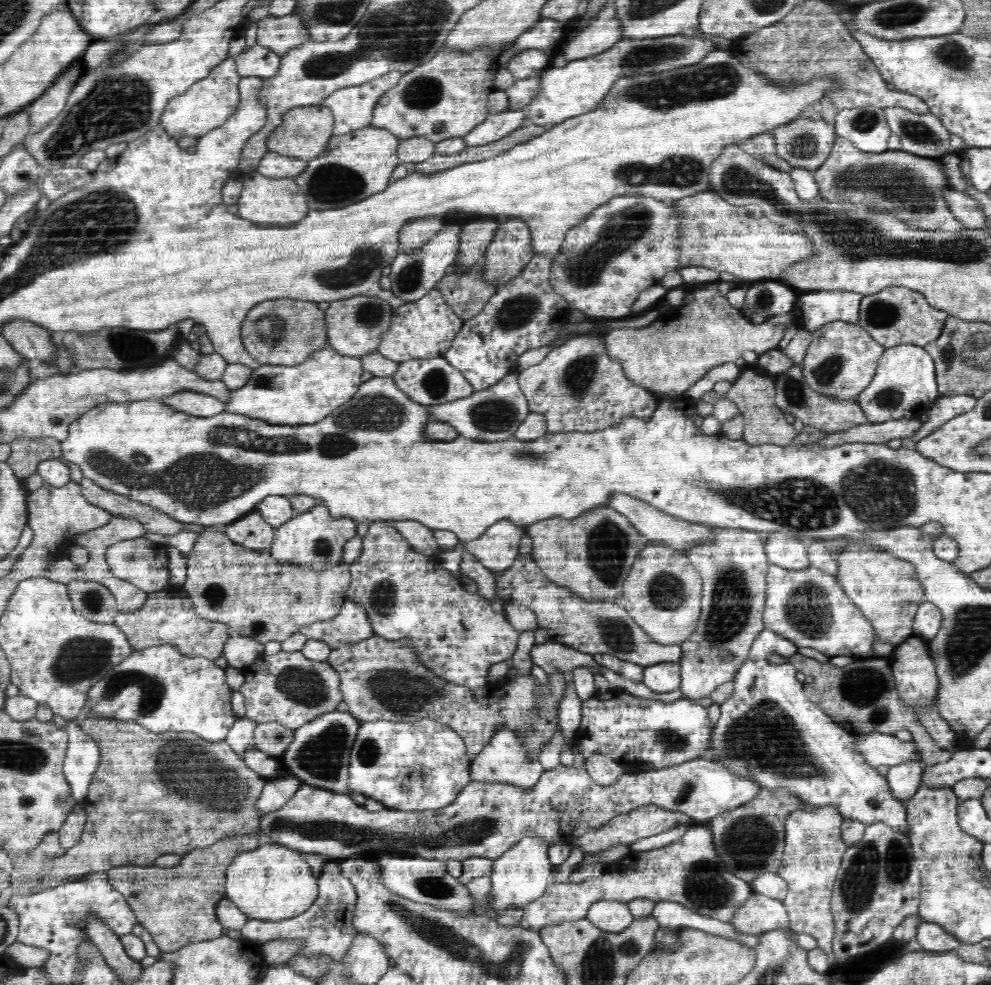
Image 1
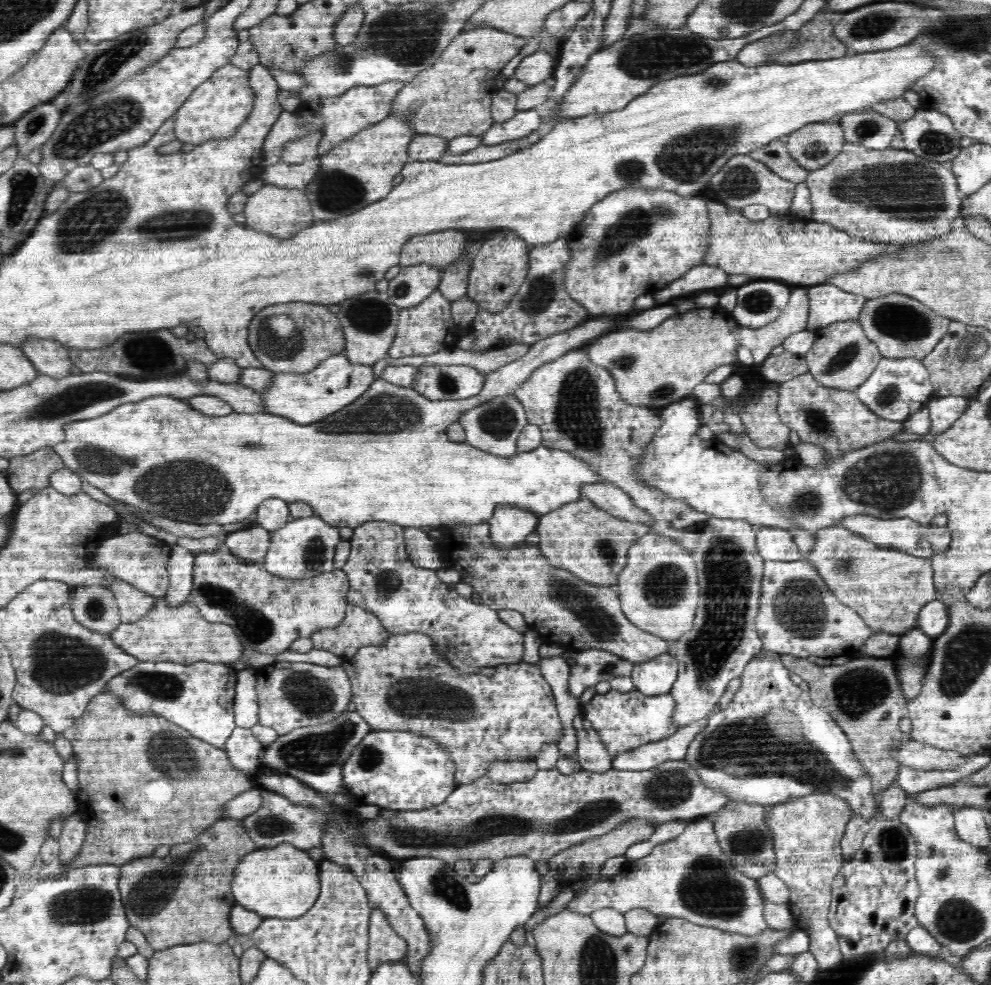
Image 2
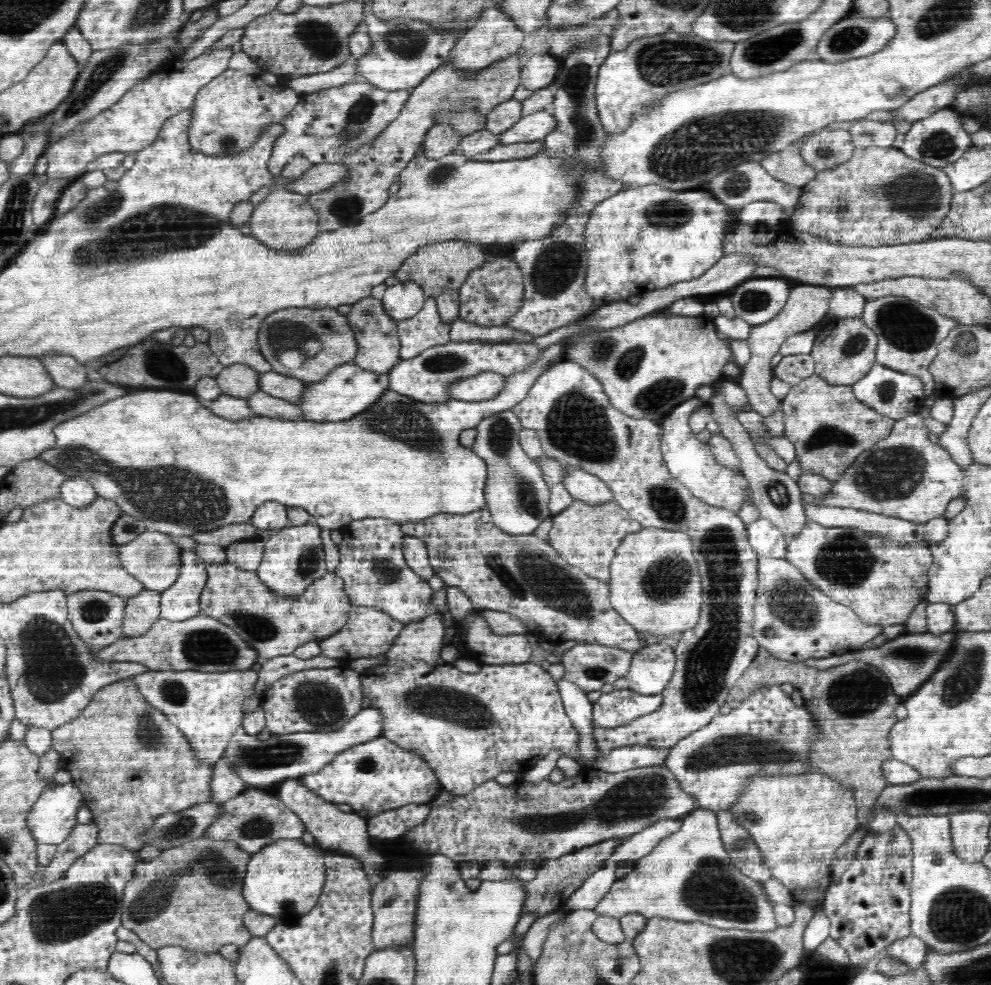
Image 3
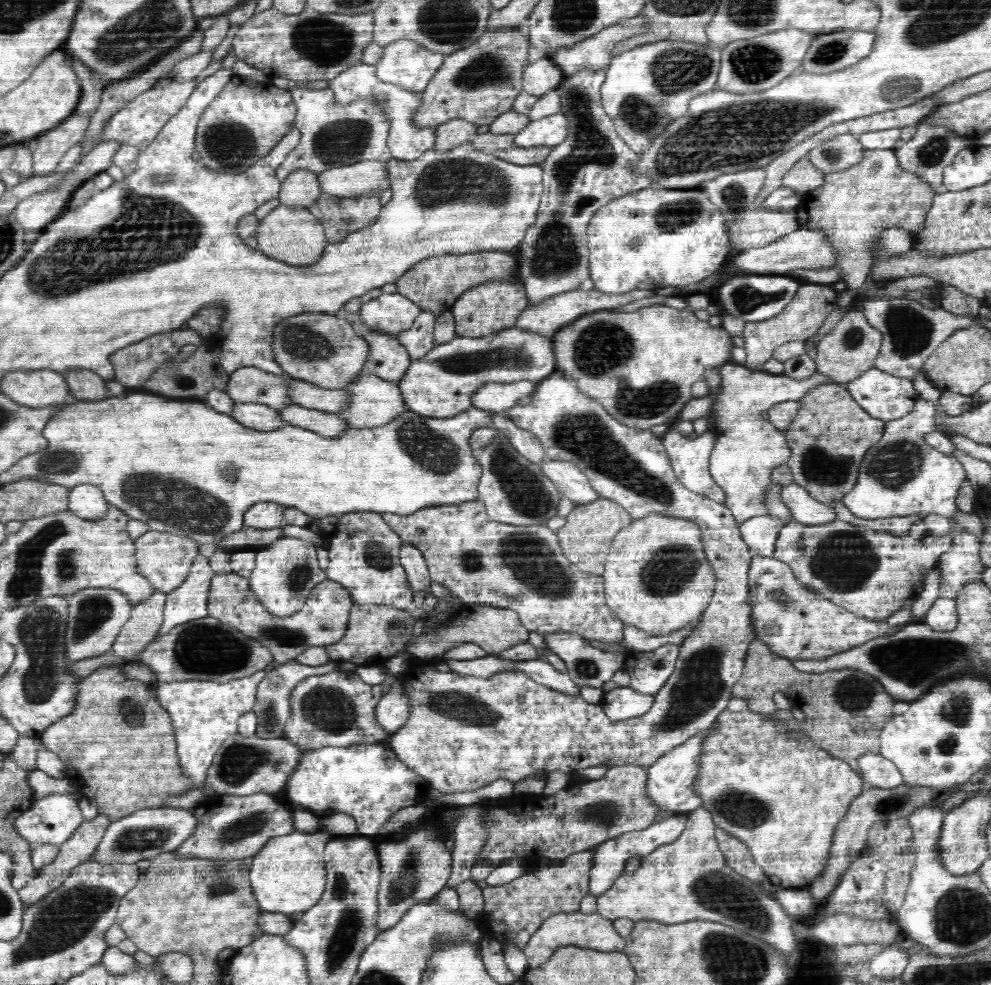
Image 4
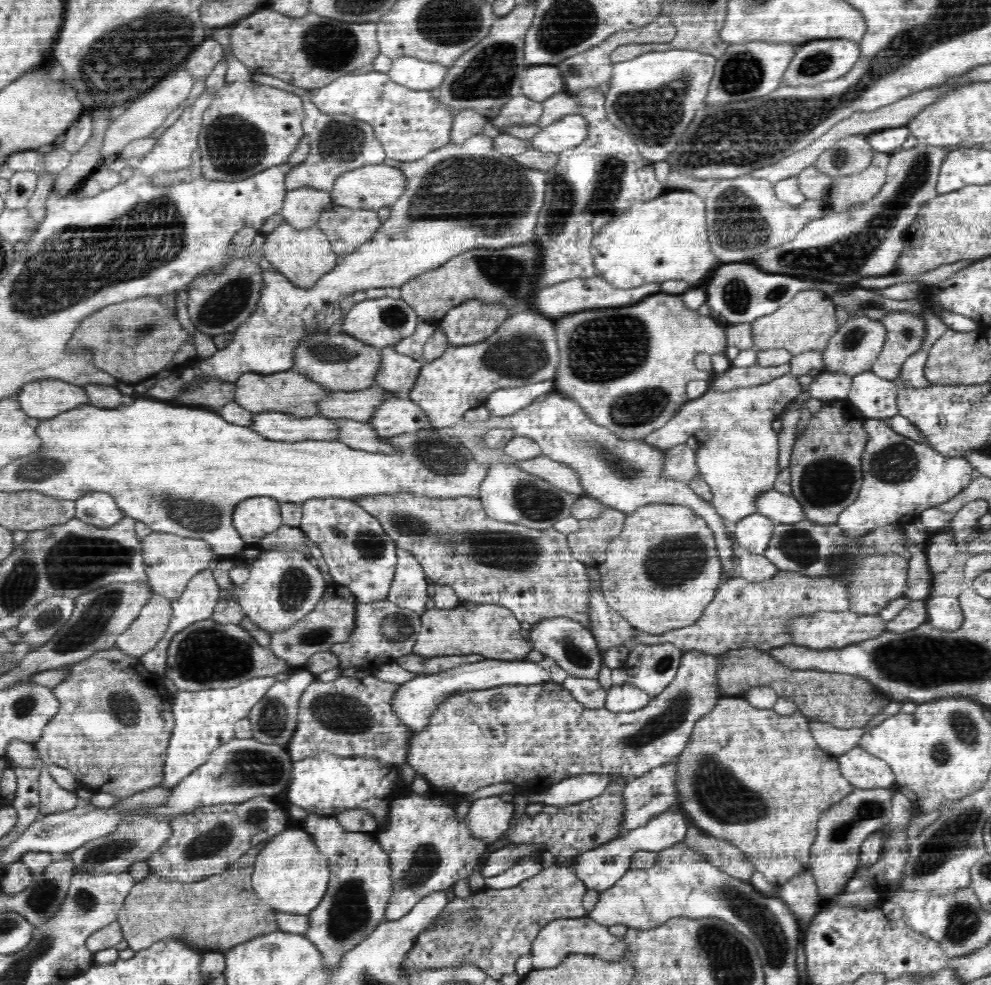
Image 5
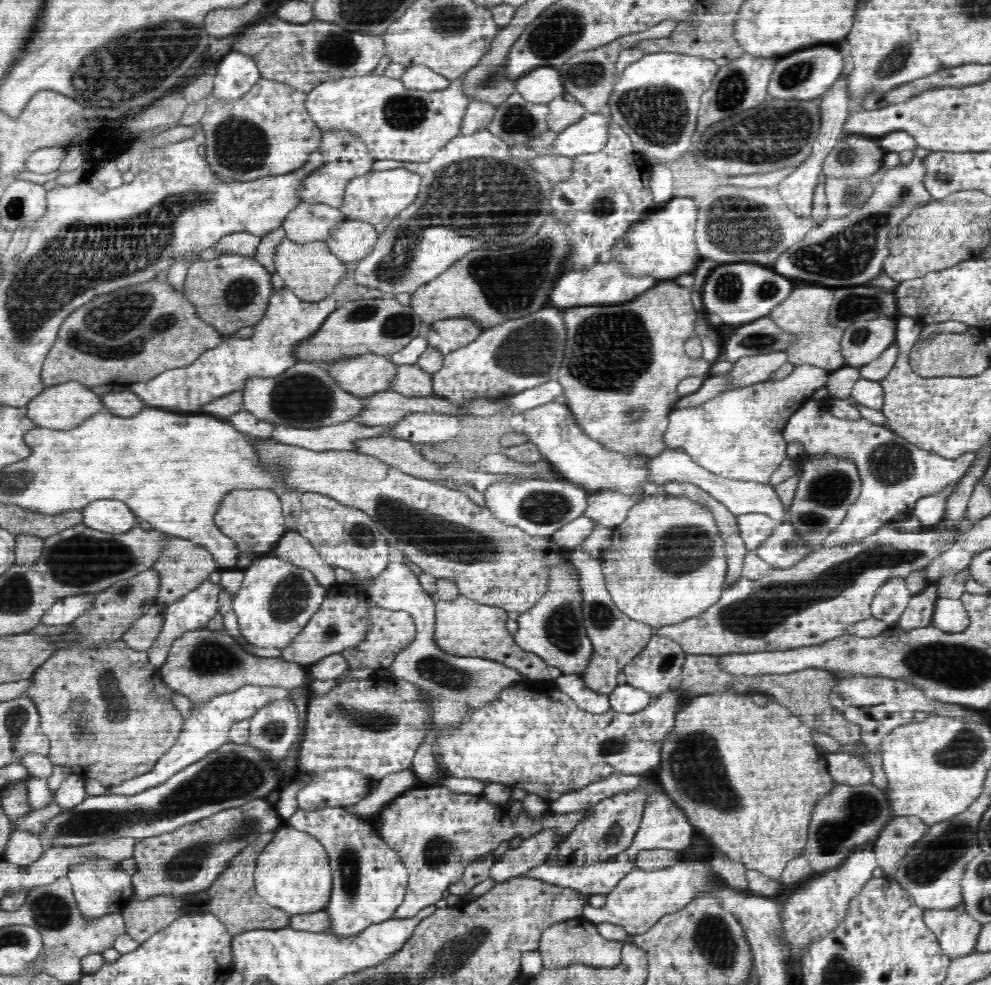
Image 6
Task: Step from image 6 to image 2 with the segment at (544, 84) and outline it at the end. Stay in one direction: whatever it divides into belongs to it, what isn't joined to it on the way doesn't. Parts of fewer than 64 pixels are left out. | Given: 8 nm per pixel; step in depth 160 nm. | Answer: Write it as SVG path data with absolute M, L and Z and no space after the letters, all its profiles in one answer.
M538 50L521 60L514 76L528 86L534 86L546 80L551 81L556 65L555 56L548 51Z

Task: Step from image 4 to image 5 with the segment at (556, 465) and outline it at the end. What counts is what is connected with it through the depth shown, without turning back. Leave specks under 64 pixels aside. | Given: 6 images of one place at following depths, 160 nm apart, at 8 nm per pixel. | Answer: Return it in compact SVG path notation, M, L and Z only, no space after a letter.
M540 455L533 459L512 463L518 463L528 474L535 474L551 482L559 490L564 490L574 496L588 497L588 493L584 491L582 482L580 482L579 474L573 468L561 462L556 462L549 456Z

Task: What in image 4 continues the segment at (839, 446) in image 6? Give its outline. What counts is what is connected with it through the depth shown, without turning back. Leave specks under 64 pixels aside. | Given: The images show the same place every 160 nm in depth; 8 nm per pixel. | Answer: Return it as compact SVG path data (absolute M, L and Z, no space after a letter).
M920 399L916 401L911 413L903 418L890 420L880 440L868 449L860 464L860 472L857 475L857 484L852 491L844 496L841 501L848 510L858 518L864 520L876 520L876 518L890 518L891 516L923 515L923 518L931 514L939 514L952 517L956 511L956 500L959 489L967 478L962 463L956 457L950 457L925 443L923 436L940 430L937 427L937 405L934 402Z

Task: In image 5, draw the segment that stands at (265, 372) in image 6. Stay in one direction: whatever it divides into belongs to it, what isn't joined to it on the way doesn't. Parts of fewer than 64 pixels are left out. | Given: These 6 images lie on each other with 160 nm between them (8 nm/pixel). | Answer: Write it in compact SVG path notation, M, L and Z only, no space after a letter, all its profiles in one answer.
M477 134L462 144L452 143L432 150L424 158L412 162L396 162L397 169L404 173L405 188L400 198L393 203L388 219L380 224L376 234L354 251L342 255L338 262L313 286L300 287L290 282L288 277L275 269L261 270L261 292L253 312L236 330L230 344L206 359L197 358L181 368L160 378L154 386L146 390L148 398L166 401L176 398L190 387L201 373L204 378L216 379L222 383L236 383L244 373L274 374L293 369L294 347L300 346L304 330L310 327L333 326L340 320L341 294L354 294L357 290L369 288L400 288L422 271L442 266L450 258L475 248L506 248L532 241L538 214L542 210L546 190L546 173L524 166L512 157L497 152L493 138Z

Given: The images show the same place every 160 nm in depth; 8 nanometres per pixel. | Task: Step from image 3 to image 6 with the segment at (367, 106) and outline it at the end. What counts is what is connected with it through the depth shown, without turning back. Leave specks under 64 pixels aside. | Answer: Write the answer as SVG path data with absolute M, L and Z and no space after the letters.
M338 127L333 129L322 129L320 149L323 161L320 166L316 167L297 184L296 192L300 199L306 199L311 202L324 202L328 206L340 210L341 200L344 198L344 190L350 179L356 178L357 175L368 174L373 170L373 158L366 143L356 135L354 131L339 130Z

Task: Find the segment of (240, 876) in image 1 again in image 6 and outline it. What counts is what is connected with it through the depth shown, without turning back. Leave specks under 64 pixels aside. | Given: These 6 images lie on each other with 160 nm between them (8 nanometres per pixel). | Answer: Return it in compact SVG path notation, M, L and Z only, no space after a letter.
M286 825L275 832L274 839L257 856L254 882L257 894L269 906L284 910L290 916L312 913L325 909L329 904L333 886L330 860L321 843L317 842L312 835L294 830L294 828Z

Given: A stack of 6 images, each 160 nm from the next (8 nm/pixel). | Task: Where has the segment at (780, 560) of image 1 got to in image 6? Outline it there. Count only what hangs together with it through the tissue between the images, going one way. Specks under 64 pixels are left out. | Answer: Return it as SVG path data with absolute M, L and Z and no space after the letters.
M752 513L737 517L740 536L749 551L755 551L757 546L771 535L777 524L778 522L767 514Z

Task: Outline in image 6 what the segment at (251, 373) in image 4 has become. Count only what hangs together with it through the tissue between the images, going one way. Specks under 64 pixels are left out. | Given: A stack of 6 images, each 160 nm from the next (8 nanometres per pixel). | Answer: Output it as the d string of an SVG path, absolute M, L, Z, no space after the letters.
M298 362L290 370L273 378L250 378L241 390L243 410L269 424L287 424L292 427L326 427L334 423L355 420L363 404L356 396L340 386L314 363Z

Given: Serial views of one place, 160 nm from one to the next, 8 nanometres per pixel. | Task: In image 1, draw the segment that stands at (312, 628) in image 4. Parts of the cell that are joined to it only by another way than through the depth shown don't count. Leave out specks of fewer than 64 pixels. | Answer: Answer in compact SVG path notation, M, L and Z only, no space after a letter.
M214 526L206 527L208 529L197 534L196 544L187 554L187 579L183 585L200 618L224 623L238 635L262 644L270 640L281 643L292 634L299 633L309 623L333 618L344 606L351 583L351 571L347 563L340 562L328 570L320 571L296 563L276 562L269 551L244 548L232 542L226 533L216 531Z

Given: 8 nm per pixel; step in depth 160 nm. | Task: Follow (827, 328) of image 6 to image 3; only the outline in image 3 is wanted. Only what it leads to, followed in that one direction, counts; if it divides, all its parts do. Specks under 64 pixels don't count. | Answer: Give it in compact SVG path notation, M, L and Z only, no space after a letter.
M794 284L784 308L771 321L752 326L747 338L750 347L751 358L741 368L740 382L742 389L747 393L748 402L752 405L755 414L762 418L772 416L778 410L782 410L781 400L774 397L770 391L774 369L770 365L772 358L779 351L782 343L793 334L800 331L808 331L814 326L820 326L828 313L832 298L832 288L820 285Z

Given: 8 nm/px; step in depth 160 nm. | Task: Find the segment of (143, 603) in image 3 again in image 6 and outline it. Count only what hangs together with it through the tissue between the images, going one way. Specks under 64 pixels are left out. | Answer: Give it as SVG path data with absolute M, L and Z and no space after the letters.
M157 602L132 624L122 636L128 647L137 651L147 651L153 645L162 632L165 606Z

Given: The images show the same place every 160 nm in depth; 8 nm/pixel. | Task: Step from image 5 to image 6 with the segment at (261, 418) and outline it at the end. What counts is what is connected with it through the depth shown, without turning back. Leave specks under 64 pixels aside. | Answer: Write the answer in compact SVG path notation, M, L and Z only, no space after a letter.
M350 420L334 423L333 426L312 428L278 424L278 426L274 426L271 438L284 445L324 452L330 450L358 451L356 440L387 435L388 431L384 426L364 426L357 420Z

